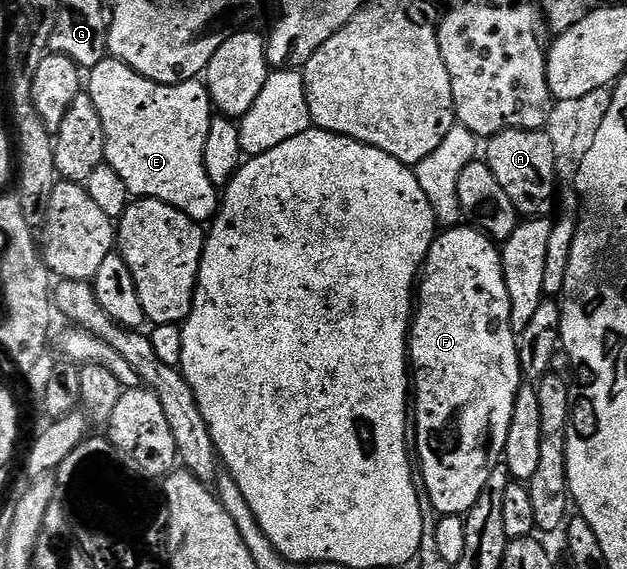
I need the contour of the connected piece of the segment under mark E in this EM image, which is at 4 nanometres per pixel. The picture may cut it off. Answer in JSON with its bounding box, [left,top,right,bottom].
[85,56,221,223]

